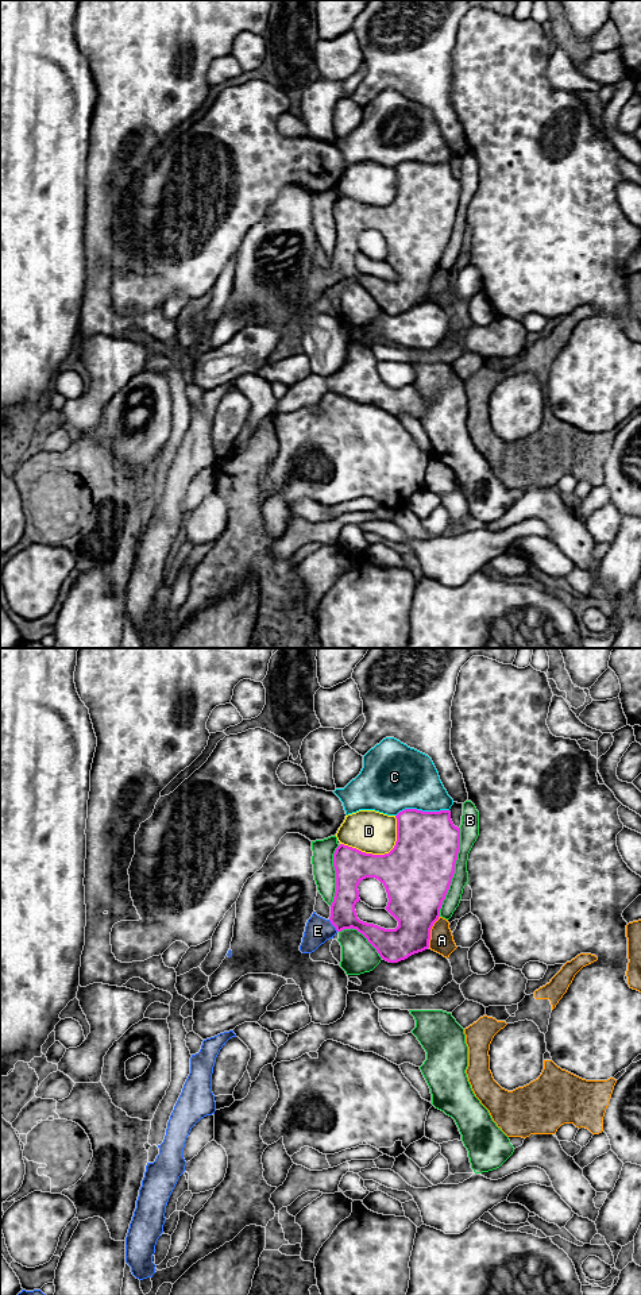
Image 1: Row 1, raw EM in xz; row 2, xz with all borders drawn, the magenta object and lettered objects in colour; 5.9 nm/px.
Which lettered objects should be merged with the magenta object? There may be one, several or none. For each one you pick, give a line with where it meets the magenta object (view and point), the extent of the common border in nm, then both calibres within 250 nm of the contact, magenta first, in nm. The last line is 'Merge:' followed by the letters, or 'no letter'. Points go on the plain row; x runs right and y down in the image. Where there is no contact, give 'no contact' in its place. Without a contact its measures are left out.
E: contact xz (332, 276); length 90 nm; calibres 160 and 160 nm
Merge: E

